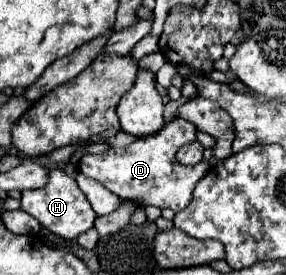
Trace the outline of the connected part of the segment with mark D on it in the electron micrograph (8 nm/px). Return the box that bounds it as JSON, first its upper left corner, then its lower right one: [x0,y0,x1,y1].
[78,119,210,213]

